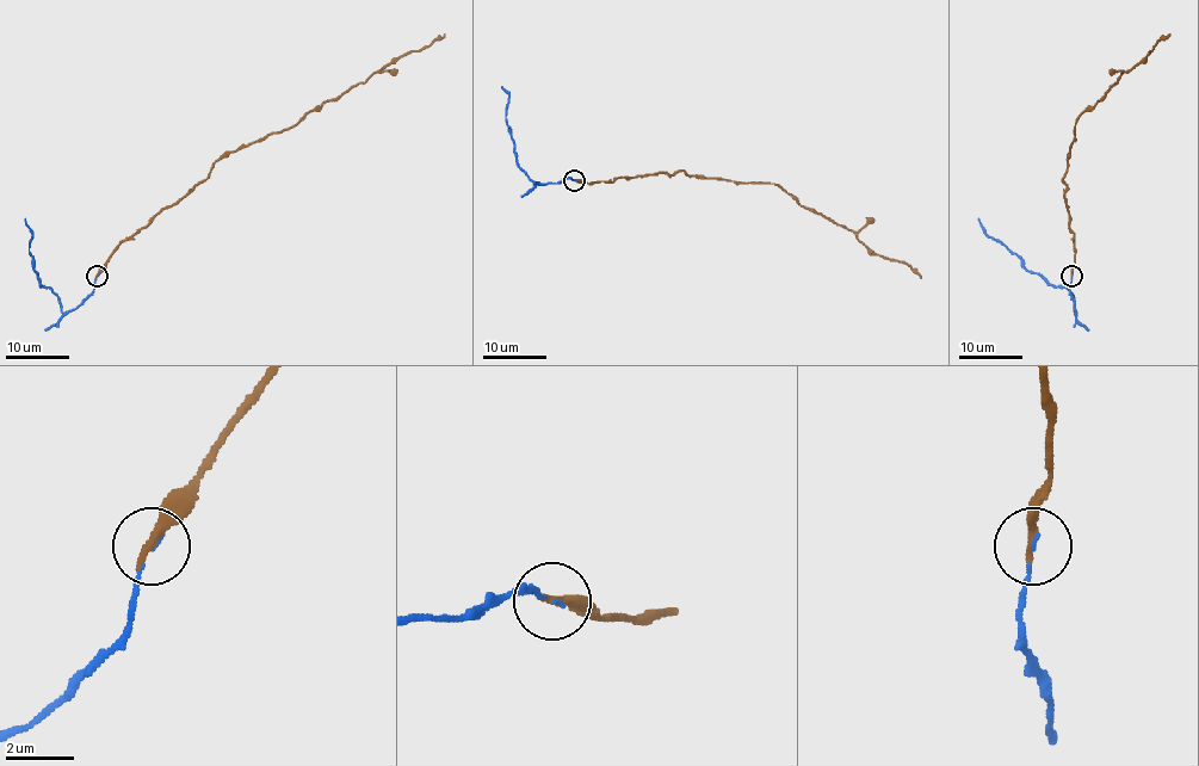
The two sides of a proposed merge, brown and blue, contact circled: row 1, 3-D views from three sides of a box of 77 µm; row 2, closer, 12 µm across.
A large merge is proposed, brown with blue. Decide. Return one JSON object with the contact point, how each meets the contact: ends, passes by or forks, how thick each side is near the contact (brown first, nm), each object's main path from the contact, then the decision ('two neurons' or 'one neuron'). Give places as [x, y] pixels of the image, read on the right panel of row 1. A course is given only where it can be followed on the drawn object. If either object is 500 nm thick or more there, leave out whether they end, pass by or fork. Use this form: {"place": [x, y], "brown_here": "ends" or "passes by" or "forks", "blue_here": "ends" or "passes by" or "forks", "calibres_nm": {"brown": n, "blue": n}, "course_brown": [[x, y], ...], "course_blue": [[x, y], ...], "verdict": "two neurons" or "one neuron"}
{"place": [1071, 276], "brown_here": "ends", "blue_here": "ends", "calibres_nm": {"brown": 320, "blue": 80}, "course_brown": [[1071, 276], [1075, 245], [1068, 226], [1067, 187], [1062, 179], [1075, 141], [1075, 123], [1120, 74], [1170, 34]], "course_blue": [[1071, 276], [1075, 313], [1073, 295], [1028, 271], [1019, 259], [986, 233], [977, 218]], "verdict": "one neuron"}

